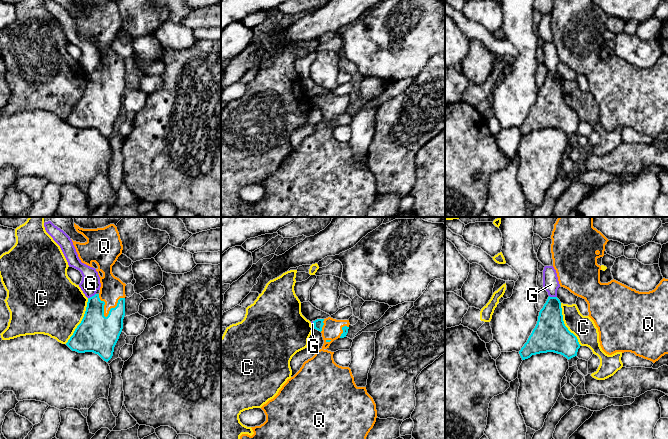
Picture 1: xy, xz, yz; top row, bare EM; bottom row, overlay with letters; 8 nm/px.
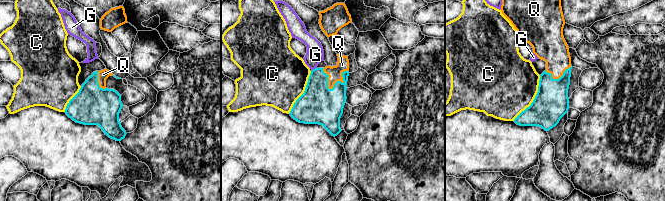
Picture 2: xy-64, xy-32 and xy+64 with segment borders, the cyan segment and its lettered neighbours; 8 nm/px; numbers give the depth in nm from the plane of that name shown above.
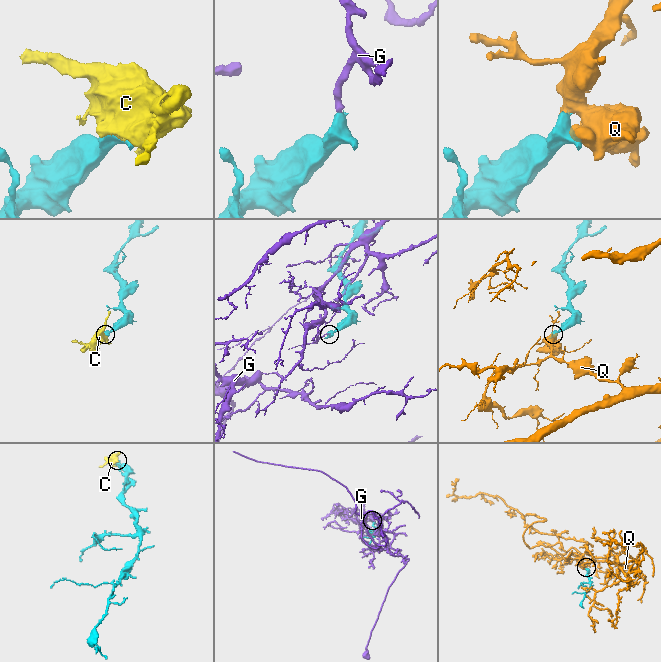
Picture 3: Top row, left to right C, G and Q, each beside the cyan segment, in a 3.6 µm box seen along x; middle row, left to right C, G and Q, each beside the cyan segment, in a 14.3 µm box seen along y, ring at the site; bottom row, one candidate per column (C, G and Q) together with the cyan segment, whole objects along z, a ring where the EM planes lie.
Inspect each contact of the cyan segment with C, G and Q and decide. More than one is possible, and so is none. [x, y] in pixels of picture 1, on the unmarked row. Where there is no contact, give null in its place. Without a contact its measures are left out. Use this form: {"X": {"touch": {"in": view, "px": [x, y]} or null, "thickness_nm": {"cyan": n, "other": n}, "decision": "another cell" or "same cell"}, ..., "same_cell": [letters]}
{"C": {"touch": {"in": "xy", "px": [81, 97]}, "thickness_nm": {"cyan": 300, "other": 480}, "decision": "another cell"}, "G": {"touch": {"in": "xy", "px": [92, 72]}, "thickness_nm": {"cyan": 240, "other": 150}, "decision": "another cell"}, "Q": {"touch": {"in": "xy", "px": [113, 84]}, "thickness_nm": {"cyan": 300, "other": 190}, "decision": "same cell"}, "same_cell": ["Q"]}

